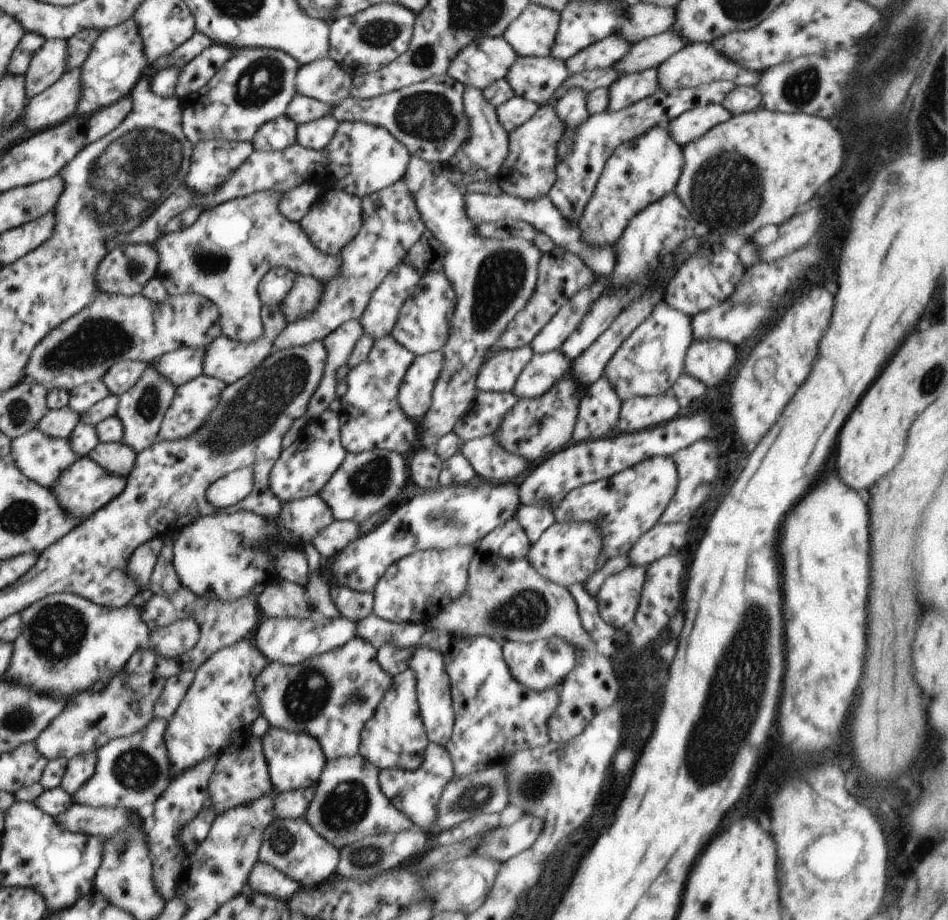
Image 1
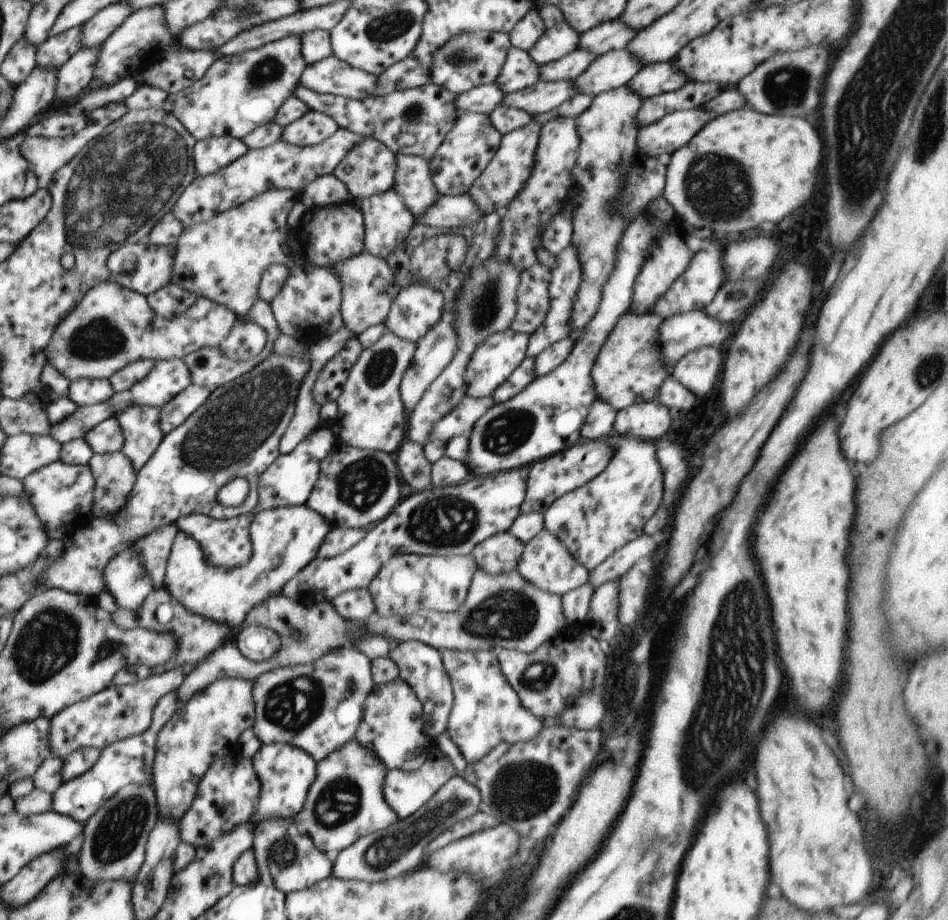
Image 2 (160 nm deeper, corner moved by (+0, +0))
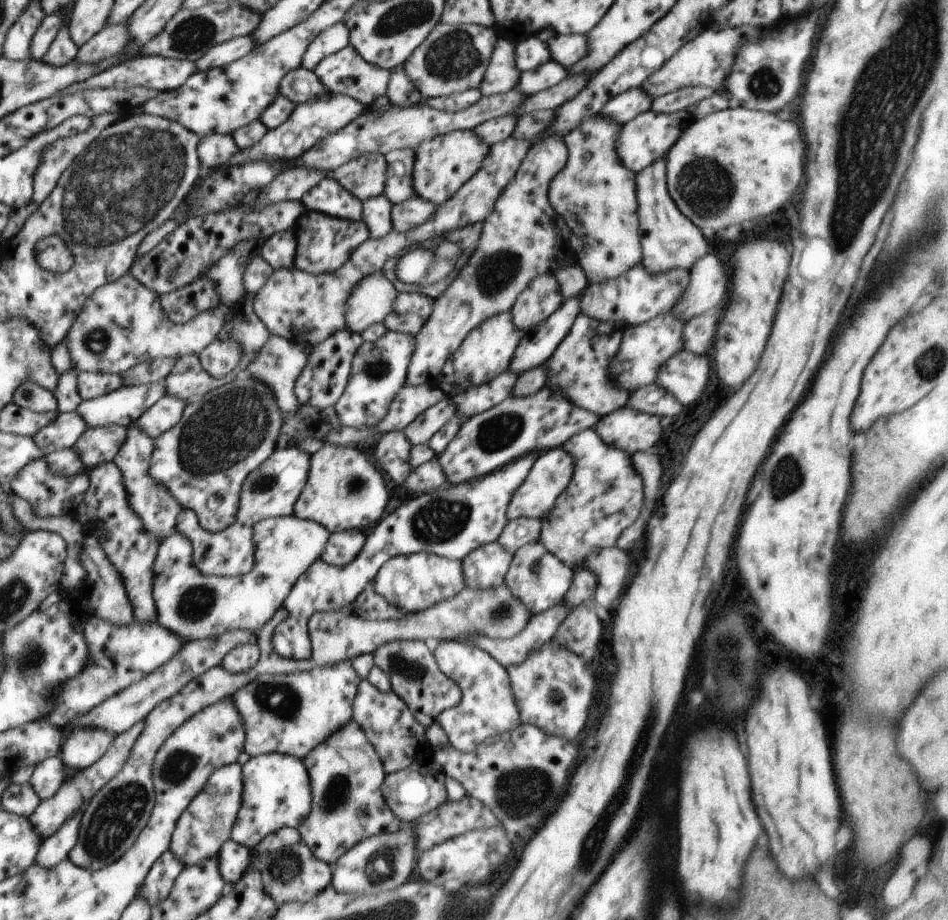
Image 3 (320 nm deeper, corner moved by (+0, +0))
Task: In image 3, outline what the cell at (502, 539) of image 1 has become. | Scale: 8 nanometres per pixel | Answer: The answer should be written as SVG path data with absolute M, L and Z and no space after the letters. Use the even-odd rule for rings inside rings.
M497 542L475 548L462 561L465 586L487 591L504 584L513 554Z

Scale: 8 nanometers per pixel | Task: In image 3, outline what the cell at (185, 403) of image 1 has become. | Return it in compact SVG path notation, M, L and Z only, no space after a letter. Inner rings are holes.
M164 395L143 412L135 424L146 436L151 439L158 438L164 431L169 431L178 424L187 406L188 404L179 398Z

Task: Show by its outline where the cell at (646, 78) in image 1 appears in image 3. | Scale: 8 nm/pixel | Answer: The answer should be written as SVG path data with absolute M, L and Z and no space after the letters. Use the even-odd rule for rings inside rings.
M598 114L570 131L563 140L569 152L566 166L551 180L547 192L552 208L570 230L582 232L584 248L576 256L592 282L614 278L642 258L634 196L636 173L622 165L614 152L621 126Z

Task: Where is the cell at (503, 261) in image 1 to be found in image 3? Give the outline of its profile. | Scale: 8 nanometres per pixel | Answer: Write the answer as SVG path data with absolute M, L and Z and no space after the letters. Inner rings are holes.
M396 149L385 154L387 162L383 195L398 204L416 196L412 184L415 149Z

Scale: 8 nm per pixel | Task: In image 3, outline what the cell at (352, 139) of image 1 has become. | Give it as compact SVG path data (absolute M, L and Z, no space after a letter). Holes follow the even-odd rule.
M368 153L333 170L333 176L348 192L361 201L382 195L387 162L385 155Z

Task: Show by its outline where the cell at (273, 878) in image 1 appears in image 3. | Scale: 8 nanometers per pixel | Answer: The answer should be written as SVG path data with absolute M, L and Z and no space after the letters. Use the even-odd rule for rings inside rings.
M228 839L217 854L220 874L231 887L245 874L251 862L251 852L245 846Z

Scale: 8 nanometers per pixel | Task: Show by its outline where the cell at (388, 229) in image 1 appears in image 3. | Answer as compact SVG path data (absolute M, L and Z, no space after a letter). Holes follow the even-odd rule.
M382 194L362 201L363 221L368 227L370 237L380 238L392 229L392 203Z

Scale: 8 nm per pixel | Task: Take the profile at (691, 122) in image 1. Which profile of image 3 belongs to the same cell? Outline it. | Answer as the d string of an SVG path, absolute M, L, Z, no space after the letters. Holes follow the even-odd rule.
M686 110L677 113L657 113L646 111L635 116L630 122L621 126L615 150L622 165L633 173L649 167L655 160L664 158L669 148L677 142L686 126L692 124L692 115Z

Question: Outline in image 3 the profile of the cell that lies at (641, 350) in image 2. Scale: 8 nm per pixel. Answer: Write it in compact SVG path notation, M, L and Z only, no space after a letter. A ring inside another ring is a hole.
M578 316L543 366L546 373L545 386L559 392L572 404L598 413L600 416L624 407L628 400L628 392L616 389L611 384L609 376L606 376L606 366L618 352L620 338L622 338L622 328L602 324L586 316Z

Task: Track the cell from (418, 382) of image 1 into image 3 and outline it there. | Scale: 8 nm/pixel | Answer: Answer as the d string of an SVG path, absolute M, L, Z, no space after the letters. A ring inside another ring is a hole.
M547 137L532 144L528 149L514 178L498 197L492 214L484 220L480 242L474 249L472 258L469 258L464 265L458 278L448 285L448 290L435 300L430 318L415 336L415 347L407 370L406 385L437 384L441 372L440 366L458 350L470 331L491 316L510 311L516 299L530 288L538 276L553 275L556 268L576 264L572 252L568 252L570 232L566 230L563 218L552 208L547 193L551 180L566 166L569 157L563 140L559 137Z

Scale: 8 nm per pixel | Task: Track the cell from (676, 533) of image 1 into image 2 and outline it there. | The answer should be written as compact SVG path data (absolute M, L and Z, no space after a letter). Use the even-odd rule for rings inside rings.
M640 535L621 549L613 552L606 560L603 560L594 570L589 570L587 580L595 589L607 582L616 581L631 566L642 558L648 558L656 546L652 544L650 536Z

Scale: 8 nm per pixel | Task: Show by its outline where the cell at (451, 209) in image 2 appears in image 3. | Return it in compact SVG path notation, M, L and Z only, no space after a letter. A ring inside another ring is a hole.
M414 196L411 199L393 204L391 208L391 223L398 232L406 232L424 224L434 213L437 207L426 199Z

